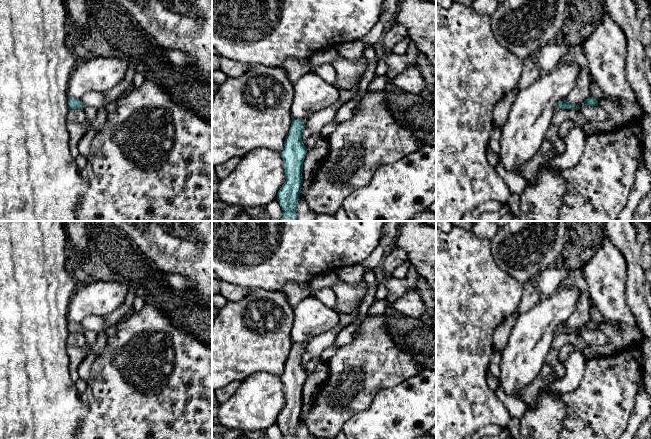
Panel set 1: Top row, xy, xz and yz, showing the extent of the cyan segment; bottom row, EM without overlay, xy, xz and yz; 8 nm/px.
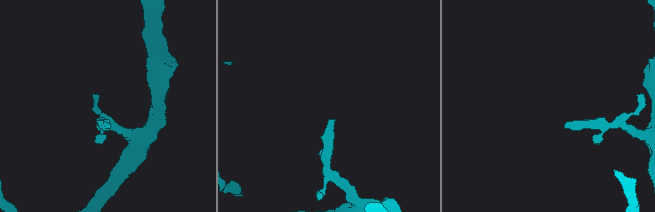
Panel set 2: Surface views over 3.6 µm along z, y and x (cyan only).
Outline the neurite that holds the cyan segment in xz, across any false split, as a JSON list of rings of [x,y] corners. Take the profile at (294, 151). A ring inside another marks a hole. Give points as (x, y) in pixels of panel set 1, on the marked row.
[[[293,119],[280,156],[284,163],[285,183],[277,193],[277,201],[283,210],[281,221],[297,221],[296,206],[303,182],[303,161],[307,150],[302,142],[304,120]]]

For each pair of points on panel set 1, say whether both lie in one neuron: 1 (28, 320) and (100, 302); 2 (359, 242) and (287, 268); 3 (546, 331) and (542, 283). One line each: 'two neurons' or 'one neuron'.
1: two neurons
2: one neuron
3: two neurons

